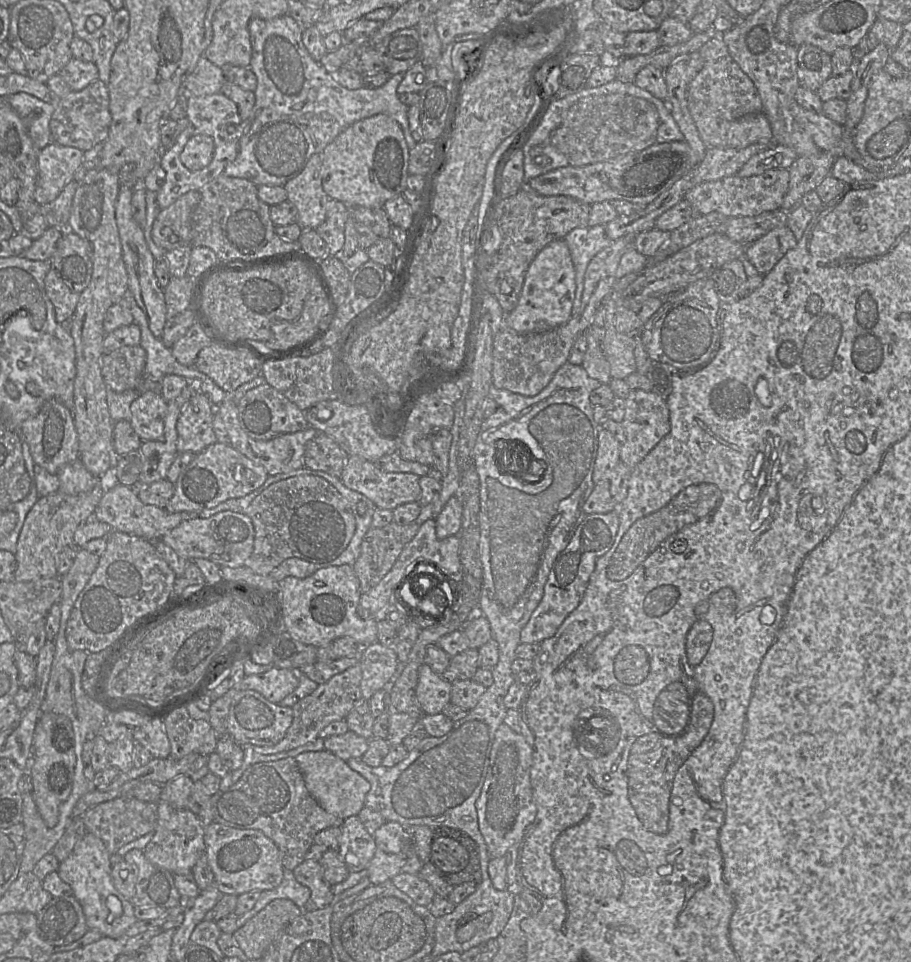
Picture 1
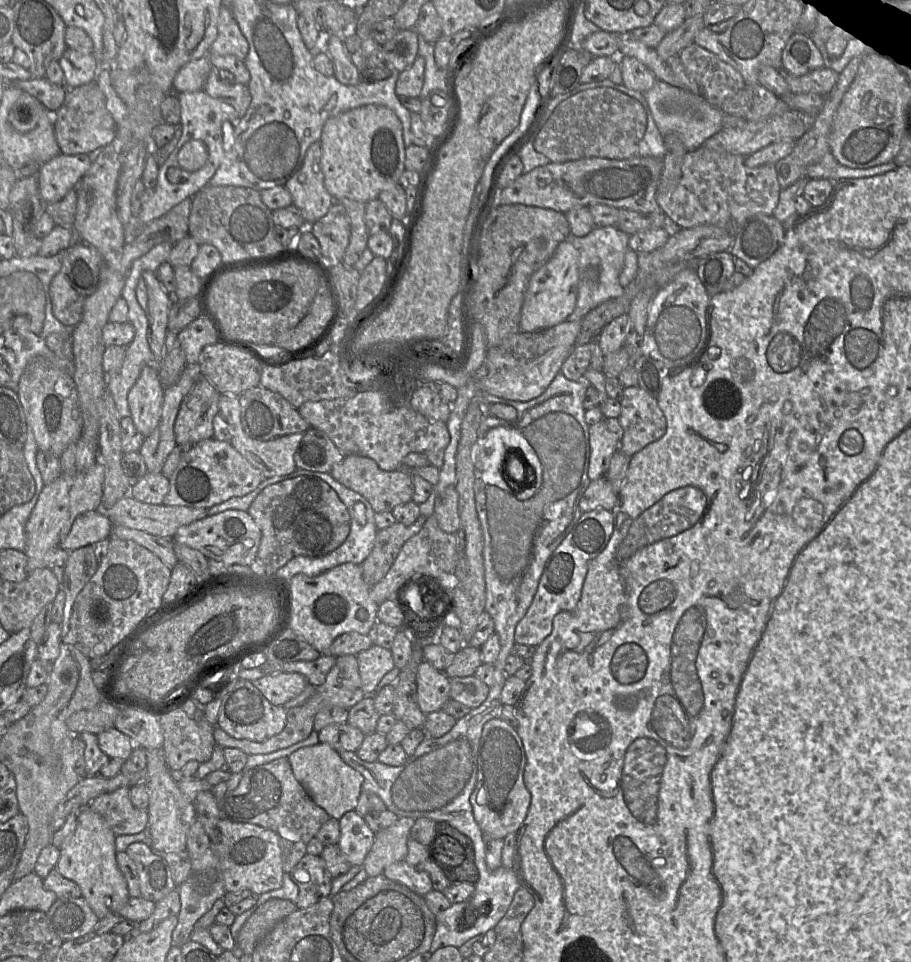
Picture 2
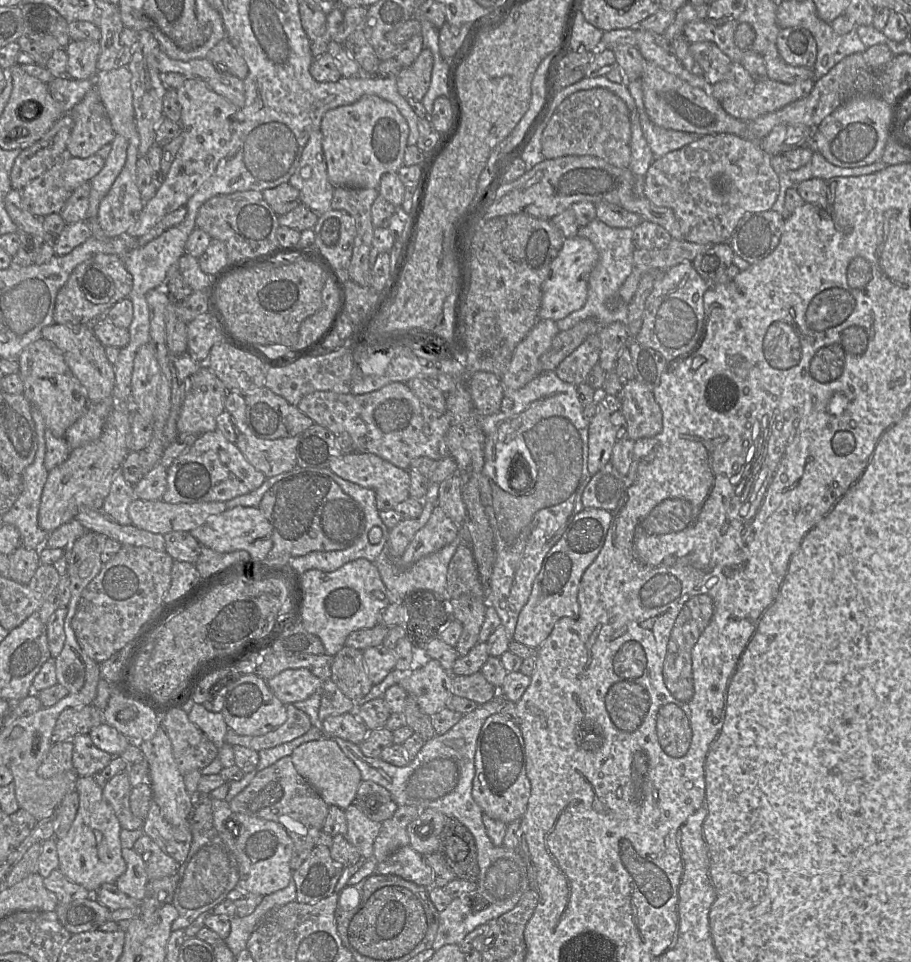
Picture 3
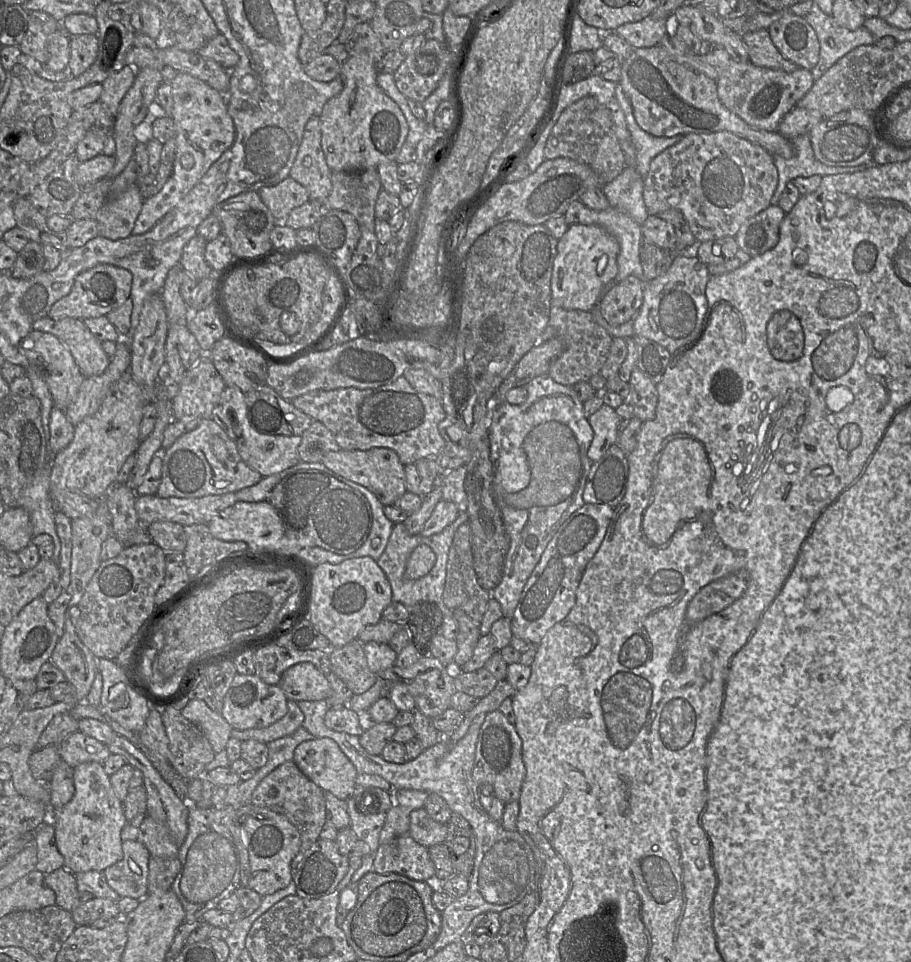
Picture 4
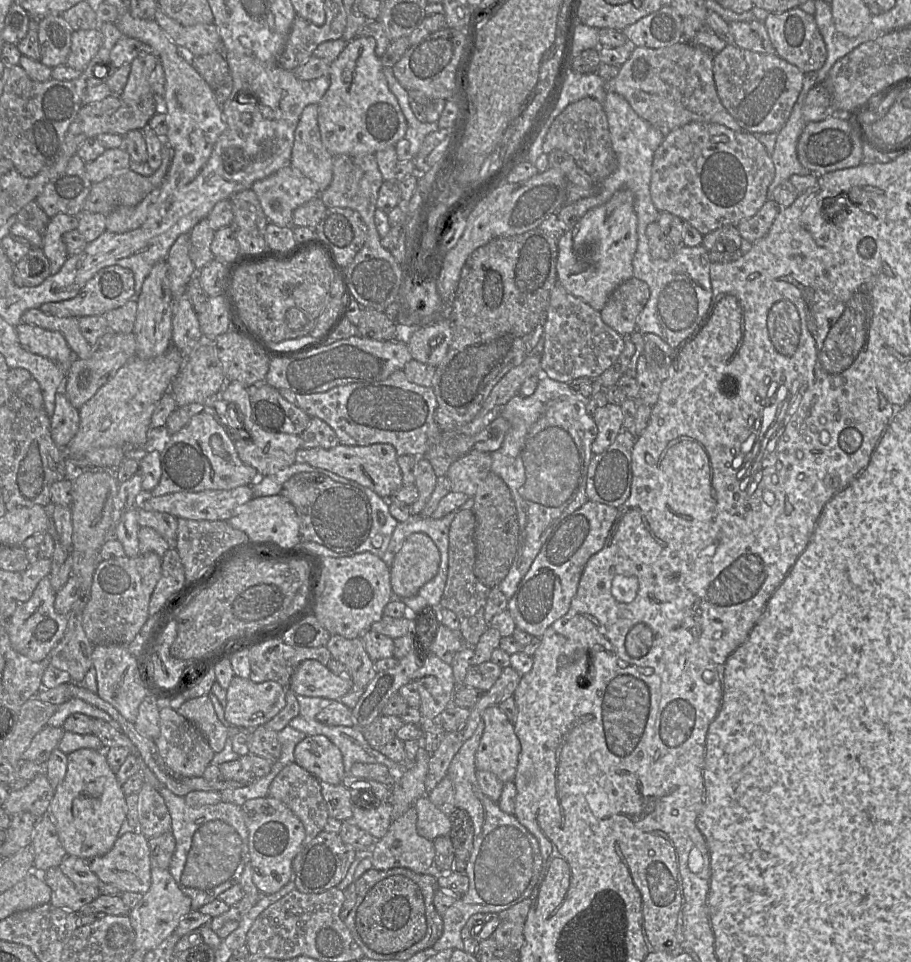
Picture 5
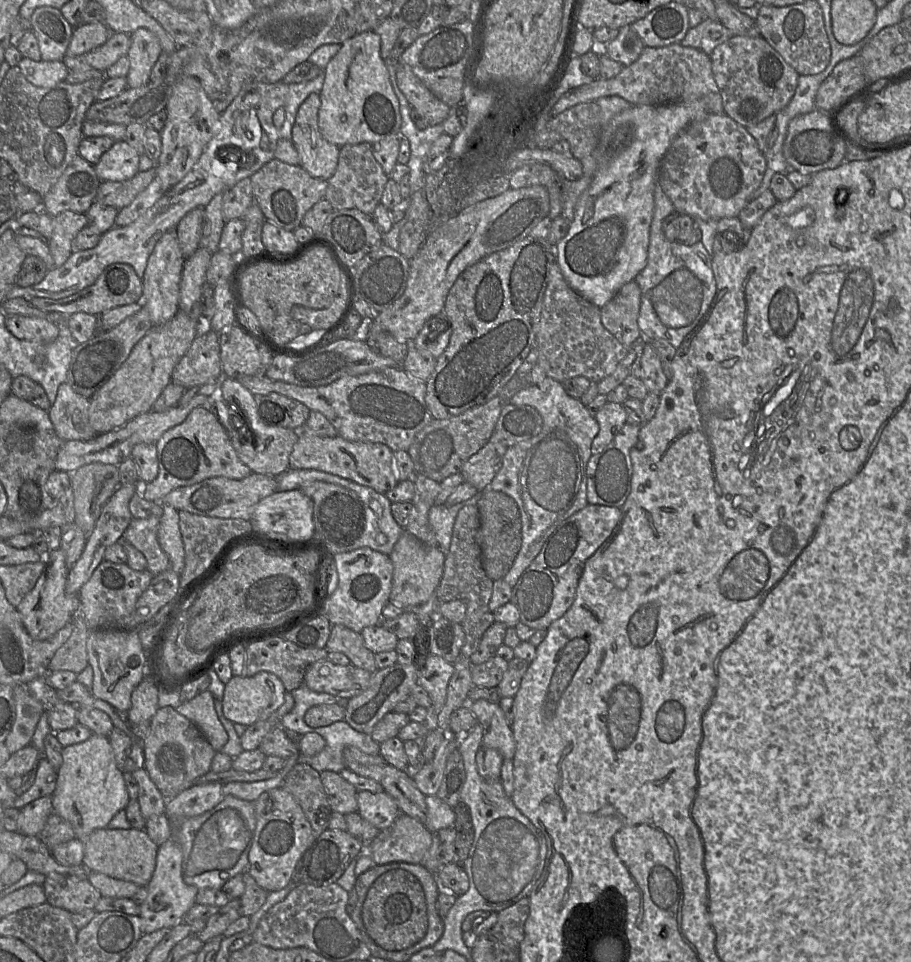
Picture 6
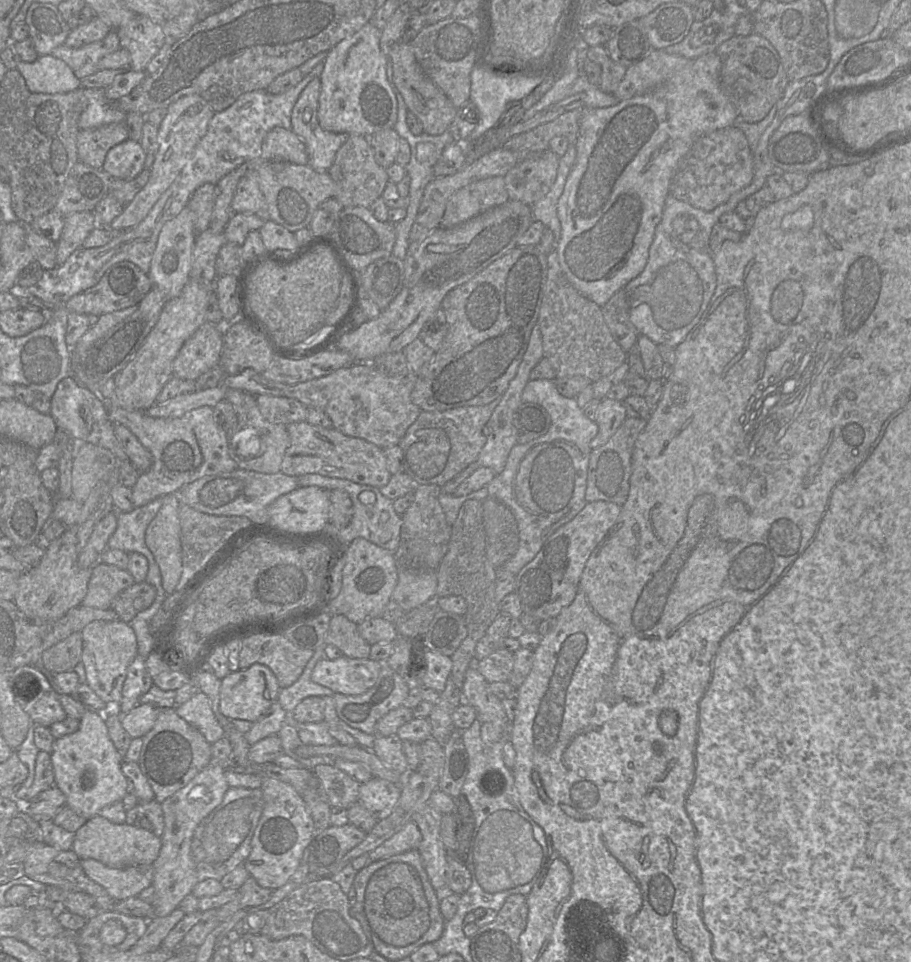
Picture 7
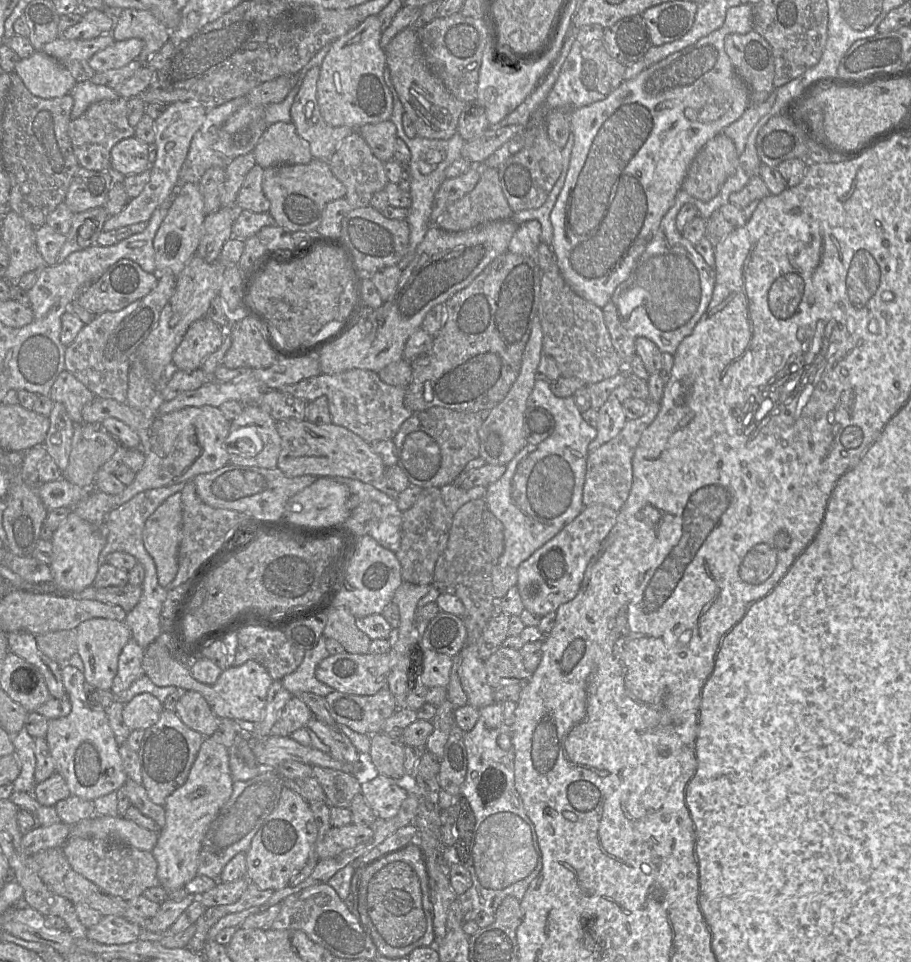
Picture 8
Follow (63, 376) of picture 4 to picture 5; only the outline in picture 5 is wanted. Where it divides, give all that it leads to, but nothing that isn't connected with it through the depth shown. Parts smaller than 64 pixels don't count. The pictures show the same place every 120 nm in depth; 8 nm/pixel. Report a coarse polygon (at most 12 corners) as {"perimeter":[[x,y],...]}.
{"perimeter":[[26,323],[15,330],[26,351],[68,372],[76,357],[60,332]]}

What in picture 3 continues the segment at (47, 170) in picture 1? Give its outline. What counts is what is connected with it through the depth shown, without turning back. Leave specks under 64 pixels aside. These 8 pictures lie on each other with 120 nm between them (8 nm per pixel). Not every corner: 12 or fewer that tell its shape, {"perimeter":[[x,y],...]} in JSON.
{"perimeter":[[97,154],[63,162],[62,178],[72,192],[95,177],[105,159]]}

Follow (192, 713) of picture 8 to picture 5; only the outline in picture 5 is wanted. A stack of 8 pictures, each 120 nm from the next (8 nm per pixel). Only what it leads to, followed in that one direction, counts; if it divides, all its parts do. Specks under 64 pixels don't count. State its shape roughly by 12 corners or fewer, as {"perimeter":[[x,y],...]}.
{"perimeter":[[208,695],[177,712],[198,728],[213,752],[223,750],[228,728]]}

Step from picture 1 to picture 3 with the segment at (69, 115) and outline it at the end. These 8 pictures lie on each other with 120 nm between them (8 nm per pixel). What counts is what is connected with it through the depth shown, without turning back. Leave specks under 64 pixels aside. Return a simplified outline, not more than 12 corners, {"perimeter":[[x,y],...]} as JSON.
{"perimeter":[[95,87],[68,113],[70,157],[88,158],[116,134]]}

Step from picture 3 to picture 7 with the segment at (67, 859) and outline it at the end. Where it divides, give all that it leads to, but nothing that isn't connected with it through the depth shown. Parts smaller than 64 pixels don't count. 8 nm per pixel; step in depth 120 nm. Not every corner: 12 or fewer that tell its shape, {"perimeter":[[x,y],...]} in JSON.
{"perimeter":[[104,714],[54,740],[55,785],[89,819],[128,779]]}

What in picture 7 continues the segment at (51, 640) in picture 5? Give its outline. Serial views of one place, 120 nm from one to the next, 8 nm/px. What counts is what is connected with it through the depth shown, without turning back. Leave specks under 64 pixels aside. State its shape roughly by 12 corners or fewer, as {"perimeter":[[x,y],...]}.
{"perimeter":[[74,528],[20,573],[14,602],[34,622],[80,605],[91,569]]}

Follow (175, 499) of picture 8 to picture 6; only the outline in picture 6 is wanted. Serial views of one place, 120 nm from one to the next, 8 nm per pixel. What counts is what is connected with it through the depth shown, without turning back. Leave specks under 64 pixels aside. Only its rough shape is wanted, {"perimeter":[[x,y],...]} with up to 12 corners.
{"perimeter":[[162,505],[157,539],[181,575],[184,547],[178,511]]}

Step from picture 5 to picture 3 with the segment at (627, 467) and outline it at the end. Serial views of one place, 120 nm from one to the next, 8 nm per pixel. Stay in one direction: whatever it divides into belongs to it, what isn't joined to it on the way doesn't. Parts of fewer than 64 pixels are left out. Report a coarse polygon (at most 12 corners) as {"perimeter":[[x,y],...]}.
{"perimeter":[[609,461],[591,476],[582,494],[585,509],[613,512],[625,476]]}

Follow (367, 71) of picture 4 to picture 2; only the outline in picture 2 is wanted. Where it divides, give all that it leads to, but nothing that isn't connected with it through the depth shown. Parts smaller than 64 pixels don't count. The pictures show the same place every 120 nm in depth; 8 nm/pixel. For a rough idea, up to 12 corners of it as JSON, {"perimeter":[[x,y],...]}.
{"perimeter":[[369,104],[328,118],[320,167],[334,200],[399,184],[403,126]]}

